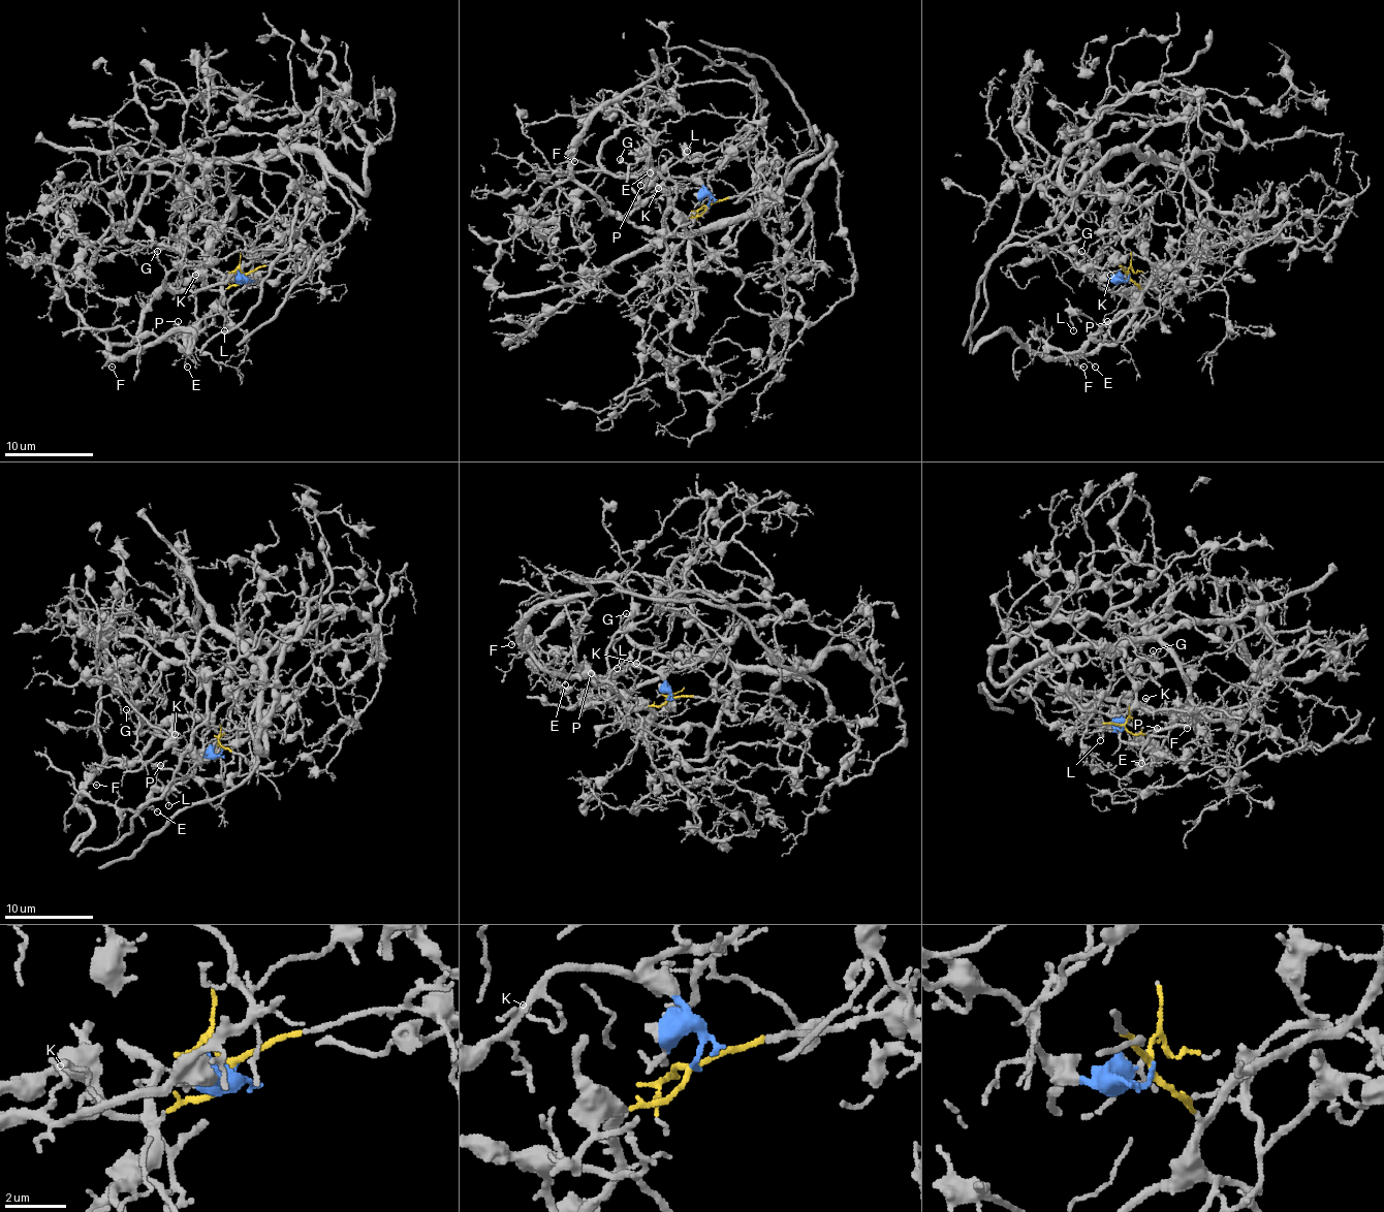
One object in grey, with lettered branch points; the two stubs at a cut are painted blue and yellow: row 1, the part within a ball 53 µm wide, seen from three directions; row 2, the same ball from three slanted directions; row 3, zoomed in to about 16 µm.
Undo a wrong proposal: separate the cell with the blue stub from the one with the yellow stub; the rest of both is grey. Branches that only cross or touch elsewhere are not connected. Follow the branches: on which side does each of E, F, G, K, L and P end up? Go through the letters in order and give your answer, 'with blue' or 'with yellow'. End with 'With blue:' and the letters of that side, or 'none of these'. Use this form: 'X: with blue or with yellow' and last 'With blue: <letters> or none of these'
E: with yellow
F: with blue
G: with blue
K: with blue
L: with yellow
P: with yellow
With blue: F, G, K

